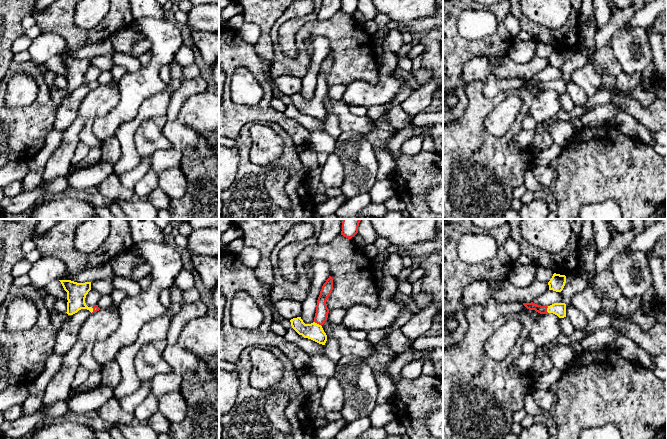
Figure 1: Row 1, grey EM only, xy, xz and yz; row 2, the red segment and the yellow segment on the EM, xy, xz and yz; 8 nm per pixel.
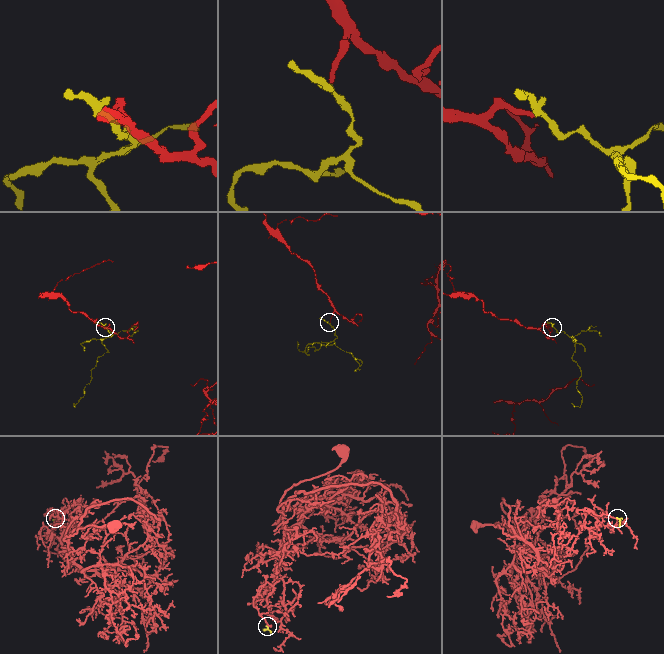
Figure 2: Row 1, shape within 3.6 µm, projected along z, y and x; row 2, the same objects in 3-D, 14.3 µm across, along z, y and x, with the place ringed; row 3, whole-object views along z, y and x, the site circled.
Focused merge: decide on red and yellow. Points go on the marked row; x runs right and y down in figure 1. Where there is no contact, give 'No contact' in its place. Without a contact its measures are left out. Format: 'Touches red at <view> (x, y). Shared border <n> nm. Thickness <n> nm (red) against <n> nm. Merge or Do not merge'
Touches red at xz (318, 323). Shared border 80 nm. Thickness 110 nm (red) against 140 nm. Merge

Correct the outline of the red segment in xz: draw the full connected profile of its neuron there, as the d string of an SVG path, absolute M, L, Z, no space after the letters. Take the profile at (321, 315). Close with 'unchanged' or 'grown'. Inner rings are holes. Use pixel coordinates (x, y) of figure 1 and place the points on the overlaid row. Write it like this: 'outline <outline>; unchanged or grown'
outline M329 276L320 291L313 323L305 324L301 317L293 318L290 320L292 328L299 335L302 335L304 338L311 339L322 345L325 345L327 341L327 335L324 332L322 325L328 318L329 309L327 308L326 301L330 296L332 290L333 278Z; grown

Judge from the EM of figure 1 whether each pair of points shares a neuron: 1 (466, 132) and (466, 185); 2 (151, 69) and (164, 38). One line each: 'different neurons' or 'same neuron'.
1: same neuron
2: same neuron

